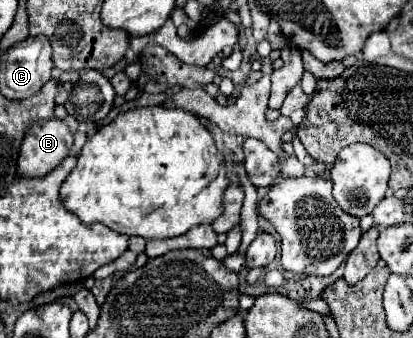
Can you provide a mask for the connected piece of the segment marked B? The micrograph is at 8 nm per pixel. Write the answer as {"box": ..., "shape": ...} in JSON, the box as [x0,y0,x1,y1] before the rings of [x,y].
{"box":[17,119,73,179],"shape":[[[51,119],[33,125],[21,145],[17,161],[19,175],[25,179],[45,177],[71,155],[71,147],[73,135],[65,121]]]}

